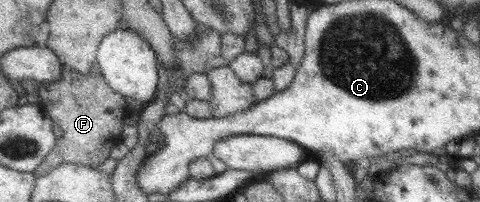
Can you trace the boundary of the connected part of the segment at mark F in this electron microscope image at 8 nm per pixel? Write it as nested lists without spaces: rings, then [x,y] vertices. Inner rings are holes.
[[[96,63],[86,75],[82,75],[68,66],[62,66],[60,78],[53,82],[37,83],[40,107],[49,115],[53,123],[62,130],[61,137],[56,140],[52,149],[44,156],[42,163],[34,171],[35,177],[46,174],[52,168],[63,163],[97,166],[109,157],[110,149],[120,141],[120,131],[124,118],[129,112],[124,96],[112,91],[104,81]]]

